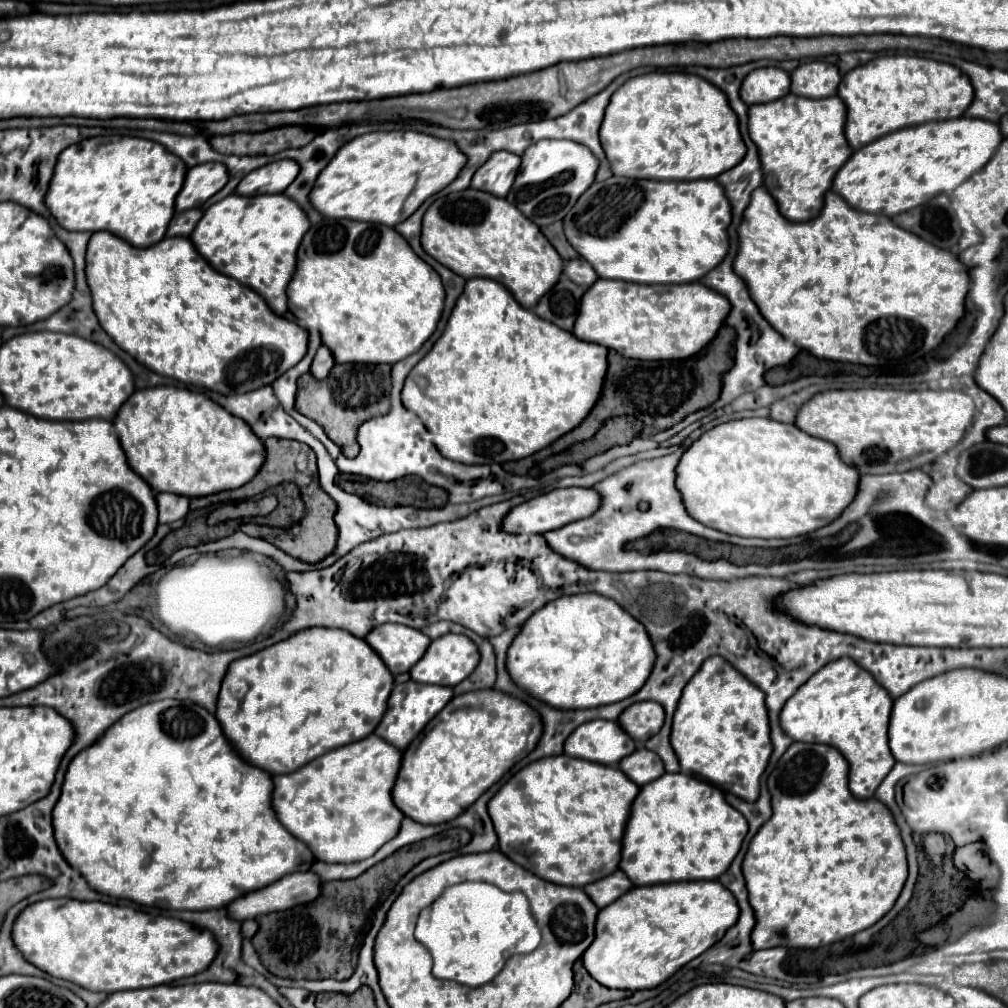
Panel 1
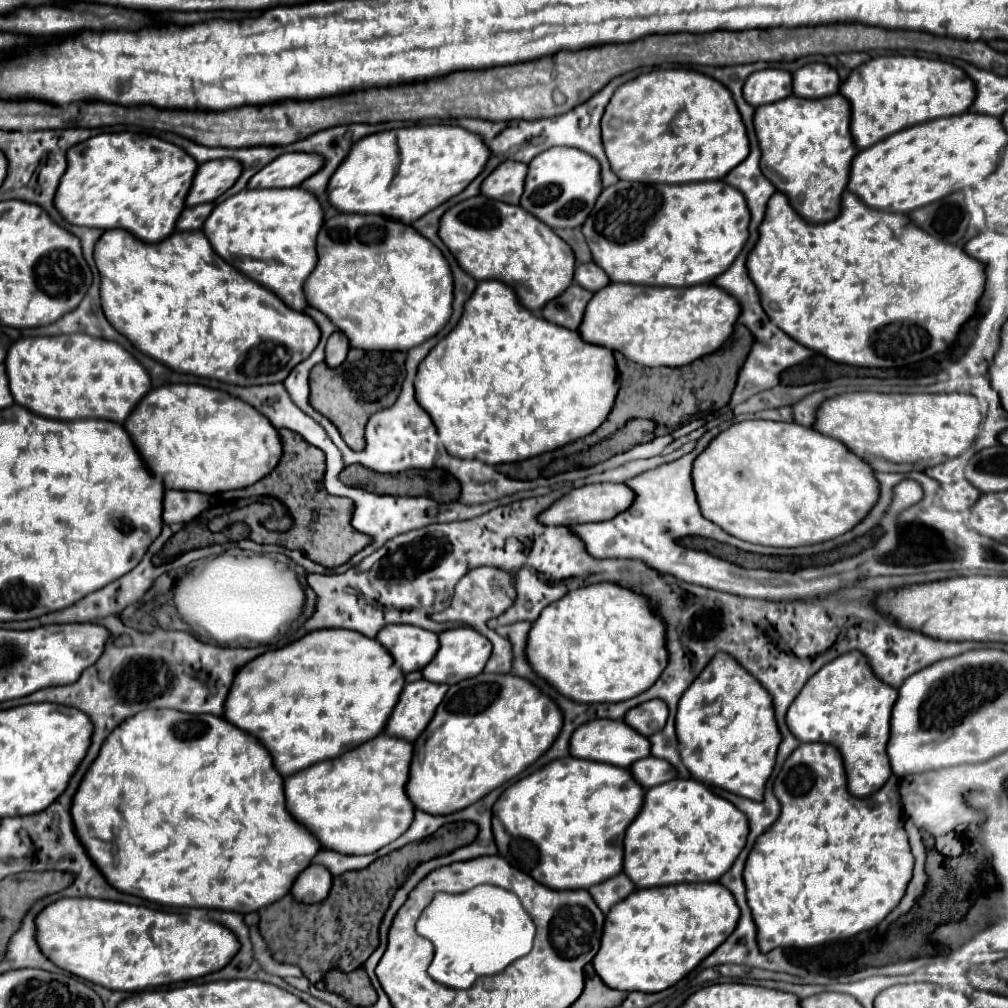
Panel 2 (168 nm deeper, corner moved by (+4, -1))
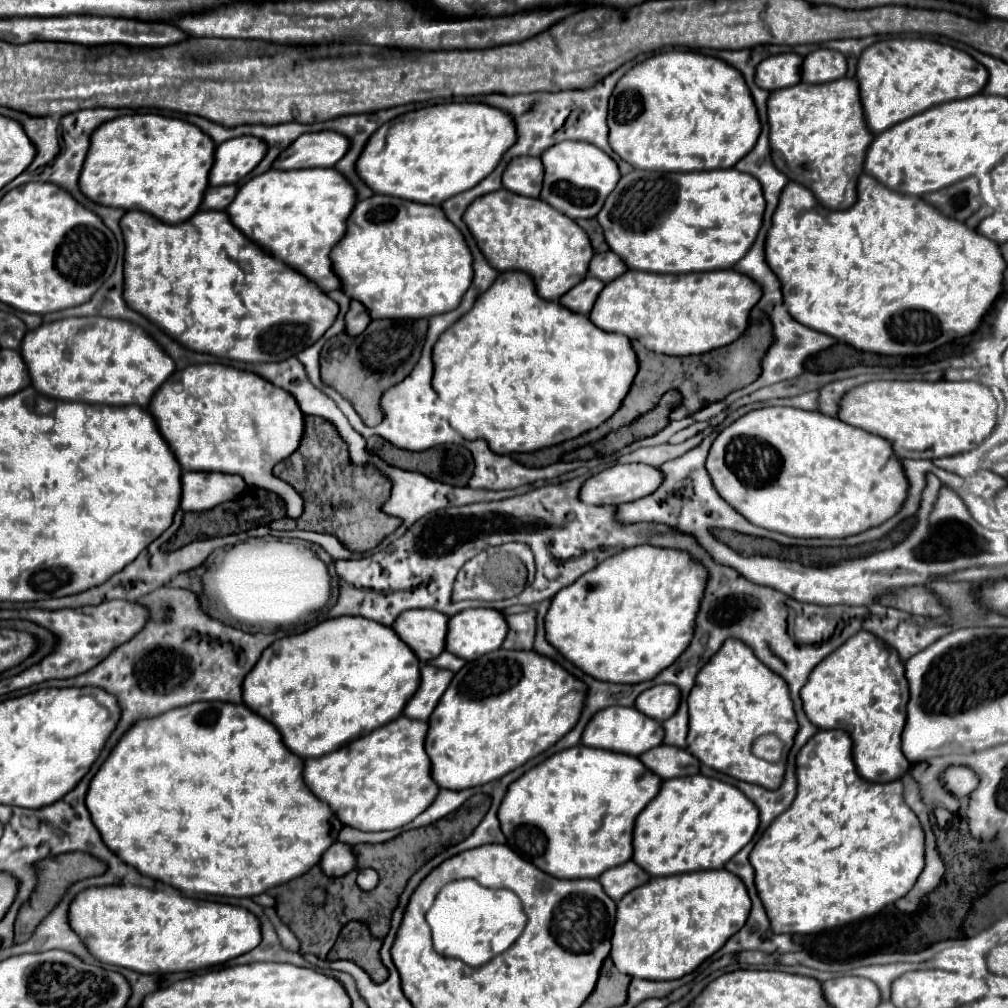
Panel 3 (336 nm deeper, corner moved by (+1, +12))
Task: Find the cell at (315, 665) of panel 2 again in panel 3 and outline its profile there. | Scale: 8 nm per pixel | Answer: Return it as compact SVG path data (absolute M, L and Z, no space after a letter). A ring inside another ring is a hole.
M335 617L335 619L327 619L319 625L315 625L313 629L309 629L305 633L289 635L289 637L283 637L283 639L275 641L273 645L269 645L265 649L265 653L261 653L259 661L255 663L255 667L247 673L247 677L243 681L243 703L251 711L255 711L257 715L261 715L263 719L267 719L269 723L273 723L277 727L277 731L283 737L285 747L291 753L299 755L301 759L309 759L309 757L321 757L325 753L331 753L331 751L343 747L345 743L349 743L353 737L355 739L363 737L367 733L371 733L373 729L379 729L379 727L387 725L389 721L397 719L403 713L405 703L417 691L417 687L419 687L419 659L415 657L415 653L411 649L407 649L407 645L397 637L397 633L391 627L385 627L377 621L369 621L369 619L363 619L363 617Z

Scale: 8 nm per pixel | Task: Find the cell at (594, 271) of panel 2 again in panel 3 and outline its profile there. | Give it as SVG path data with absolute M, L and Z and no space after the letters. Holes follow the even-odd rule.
M613 251L597 253L597 255L593 255L593 259L589 263L589 275L597 277L597 279L601 279L605 283L617 279L625 271L627 271L627 265Z

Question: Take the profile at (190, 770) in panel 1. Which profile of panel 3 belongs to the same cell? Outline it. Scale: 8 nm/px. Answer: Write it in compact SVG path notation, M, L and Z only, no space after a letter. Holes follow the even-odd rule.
M191 703L185 707L171 709L157 717L145 717L135 721L111 749L105 763L99 767L97 775L89 783L89 791L85 797L87 809L91 813L93 823L97 825L103 843L127 865L135 867L139 873L167 883L179 891L189 893L209 893L209 895L225 895L225 897L255 897L265 893L271 887L283 885L303 873L307 873L313 865L319 863L321 855L327 851L329 845L335 843L337 833L341 831L341 823L333 823L333 811L327 803L319 801L303 783L301 777L303 759L289 753L285 749L281 735L275 731L269 721L259 717L257 713L249 711L245 705L233 703Z

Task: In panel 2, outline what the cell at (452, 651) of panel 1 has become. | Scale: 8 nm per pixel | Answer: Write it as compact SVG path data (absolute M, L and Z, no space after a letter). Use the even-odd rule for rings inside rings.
M472 628L444 630L440 634L440 650L434 656L434 660L430 662L430 666L426 666L422 670L422 674L424 674L426 680L432 680L432 682L454 684L454 682L466 680L470 676L478 676L484 670L490 654L492 654L490 640L486 636L482 636L482 634L478 634L476 630L472 630Z

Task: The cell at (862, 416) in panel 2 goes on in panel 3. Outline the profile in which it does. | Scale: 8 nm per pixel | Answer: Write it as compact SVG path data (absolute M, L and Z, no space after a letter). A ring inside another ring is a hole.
M871 381L847 391L839 403L839 419L867 433L887 439L901 459L937 459L975 449L995 427L997 403L977 381Z

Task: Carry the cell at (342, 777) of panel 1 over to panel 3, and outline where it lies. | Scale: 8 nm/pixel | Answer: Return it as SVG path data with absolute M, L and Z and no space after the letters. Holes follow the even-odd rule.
M401 715L395 721L387 723L385 727L379 727L379 729L371 731L369 735L347 743L345 747L341 747L333 753L327 753L327 755L315 757L315 759L307 759L305 767L303 767L305 785L311 789L311 793L315 793L315 797L325 801L333 809L337 819L347 827L353 827L359 831L399 829L399 827L407 825L409 821L413 821L413 817L423 813L429 807L429 803L433 803L433 797L439 791L439 787L435 785L435 781L431 779L431 773L429 773L431 763L423 749L425 735L427 735L425 721L413 721L405 715Z

